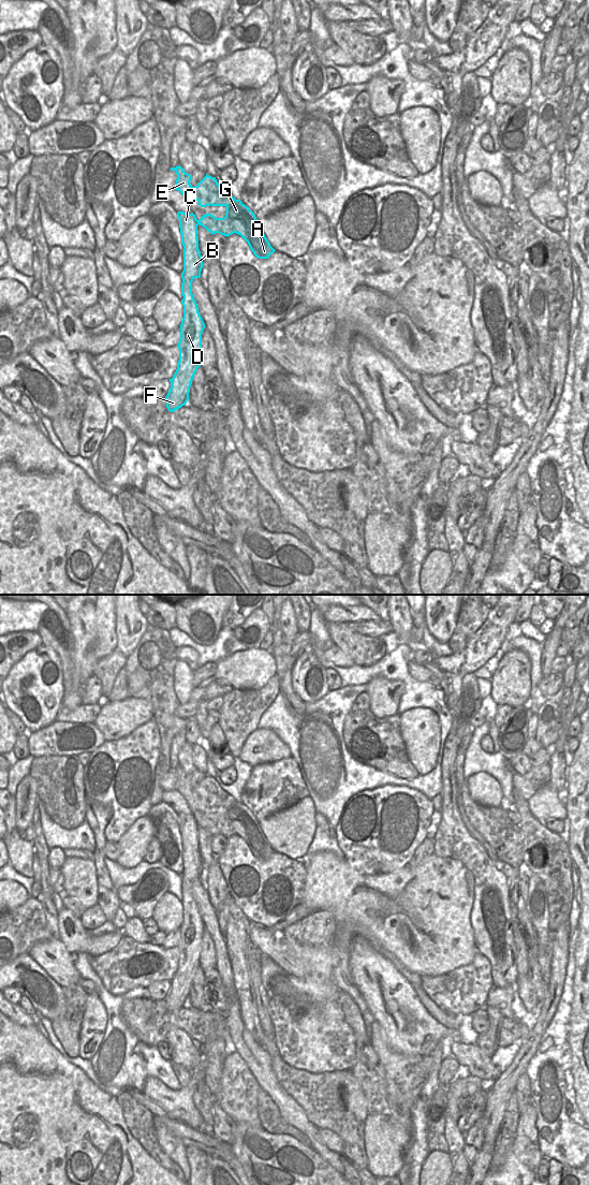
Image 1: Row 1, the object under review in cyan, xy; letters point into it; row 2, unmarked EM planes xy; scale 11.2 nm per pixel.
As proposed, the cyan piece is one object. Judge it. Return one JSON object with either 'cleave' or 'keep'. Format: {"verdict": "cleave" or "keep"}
{"verdict": "cleave"}

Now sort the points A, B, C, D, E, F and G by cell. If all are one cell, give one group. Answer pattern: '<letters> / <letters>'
A G / B C D E F

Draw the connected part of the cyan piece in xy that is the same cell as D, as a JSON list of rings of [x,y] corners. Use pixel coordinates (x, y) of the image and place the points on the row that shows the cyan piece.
[[[178,211],[181,244],[183,246],[183,270],[181,273],[181,294],[183,298],[183,318],[180,324],[179,361],[171,382],[171,389],[164,398],[166,408],[173,412],[189,400],[193,377],[201,366],[202,334],[205,323],[198,312],[192,294],[192,281],[201,277],[204,267],[197,238],[197,219],[193,213]]]

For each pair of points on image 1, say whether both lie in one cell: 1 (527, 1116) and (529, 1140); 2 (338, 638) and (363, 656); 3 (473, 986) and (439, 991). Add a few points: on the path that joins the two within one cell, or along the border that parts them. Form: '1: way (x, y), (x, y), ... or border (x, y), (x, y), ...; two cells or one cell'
1: way (527, 1122), (527, 1135); one cell
2: way (344, 640), (356, 649); one cell
3: way (465, 990), (447, 991); one cell

